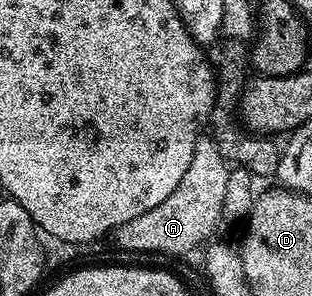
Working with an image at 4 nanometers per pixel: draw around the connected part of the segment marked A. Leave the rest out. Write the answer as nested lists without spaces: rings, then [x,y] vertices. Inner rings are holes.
[[[213,138],[198,139],[196,153],[192,153],[192,165],[188,165],[180,185],[176,185],[172,194],[160,201],[156,209],[148,209],[148,213],[116,228],[112,240],[120,250],[131,251],[134,255],[186,255],[198,246],[199,250],[213,236],[210,234],[214,226],[223,222],[224,193],[228,189],[230,173],[231,168]]]

